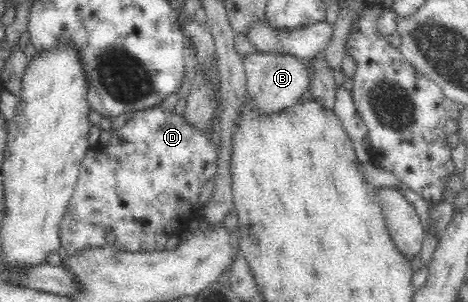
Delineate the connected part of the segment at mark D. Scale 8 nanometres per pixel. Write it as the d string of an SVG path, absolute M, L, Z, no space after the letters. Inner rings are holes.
M154 105L143 110L133 111L130 119L126 121L126 125L115 130L112 129L112 138L110 141L106 141L106 145L96 143L85 153L79 167L78 181L67 208L67 214L63 217L60 225L61 245L66 249L66 255L76 256L84 252L86 248L104 248L108 245L119 252L157 252L165 249L166 242L171 236L182 236L186 233L188 223L197 216L197 211L202 205L198 200L200 188L204 183L212 180L217 171L218 146L213 142L214 128L212 125L208 127L194 126L194 123L190 123L184 113L183 115L174 113L173 109L174 107L171 110L162 109L158 105ZM108 229L111 229L114 234L114 239L110 242L106 239Z

